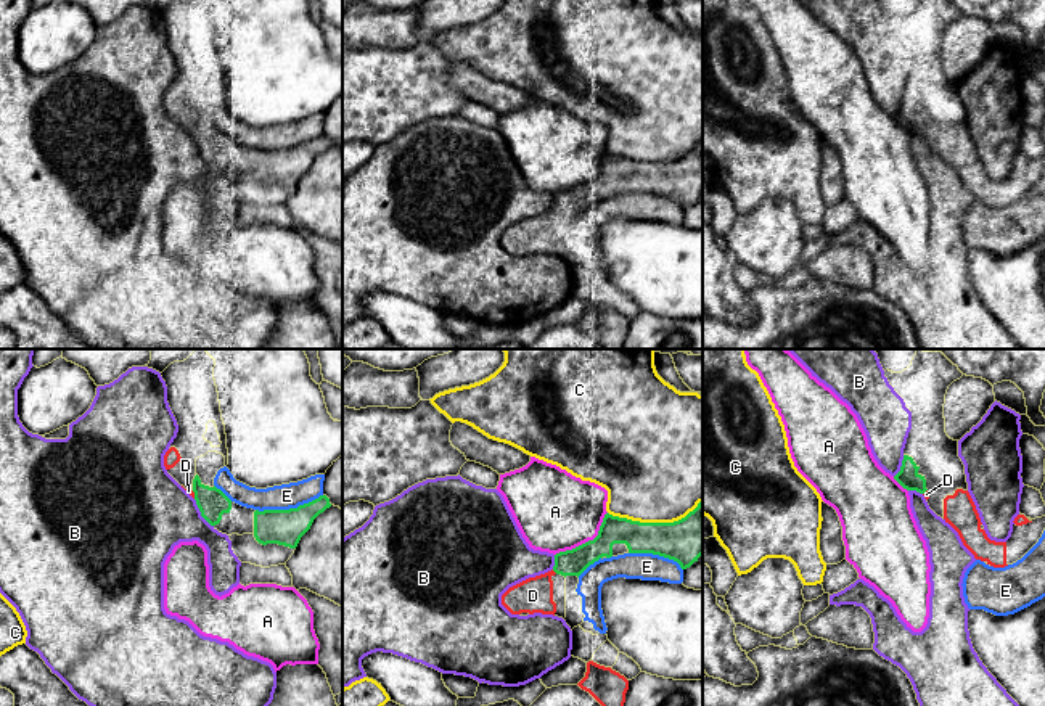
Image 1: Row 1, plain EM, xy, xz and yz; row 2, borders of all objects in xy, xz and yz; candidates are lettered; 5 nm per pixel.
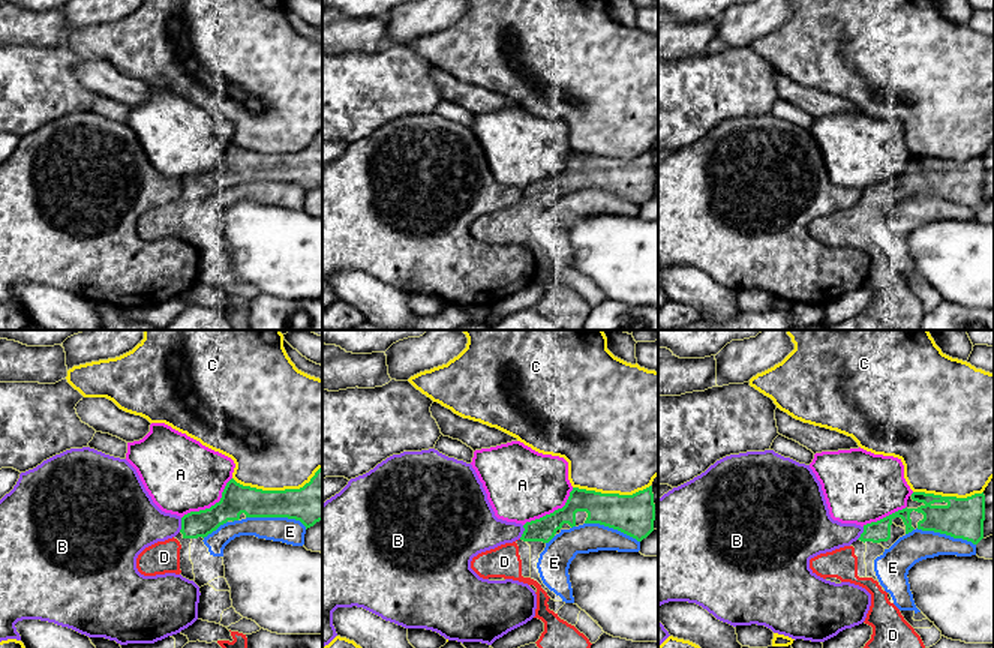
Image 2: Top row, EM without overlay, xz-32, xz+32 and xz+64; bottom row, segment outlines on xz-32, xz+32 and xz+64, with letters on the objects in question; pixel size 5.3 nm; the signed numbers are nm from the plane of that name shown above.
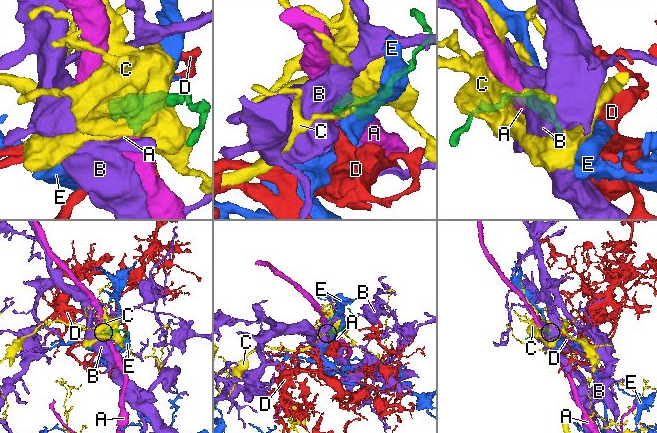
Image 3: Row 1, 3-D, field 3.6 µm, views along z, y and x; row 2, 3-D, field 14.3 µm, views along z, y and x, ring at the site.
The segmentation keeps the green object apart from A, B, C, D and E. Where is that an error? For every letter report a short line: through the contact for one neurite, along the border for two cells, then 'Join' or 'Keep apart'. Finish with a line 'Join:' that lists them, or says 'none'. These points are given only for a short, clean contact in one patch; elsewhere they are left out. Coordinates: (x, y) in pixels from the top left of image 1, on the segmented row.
A: Keep apart
B: Keep apart
C: Keep apart
D: Line: xz (574, 562), (555, 571), (532, 595). Join
E: Keep apart
Join: D

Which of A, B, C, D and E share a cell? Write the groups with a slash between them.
A / B / C / D / E

